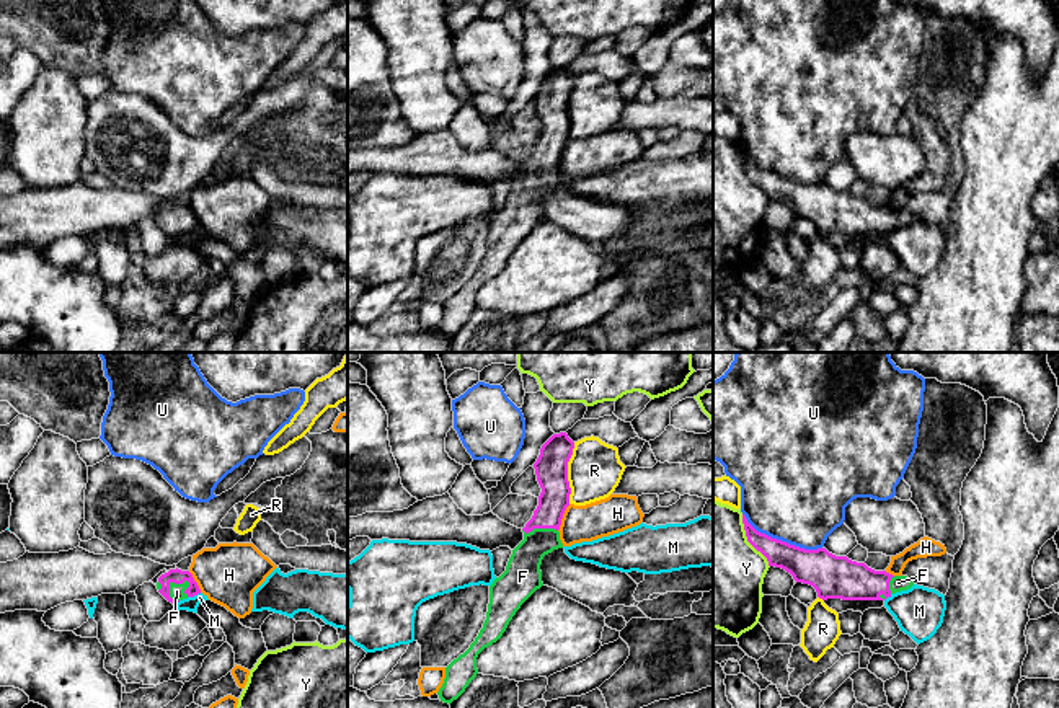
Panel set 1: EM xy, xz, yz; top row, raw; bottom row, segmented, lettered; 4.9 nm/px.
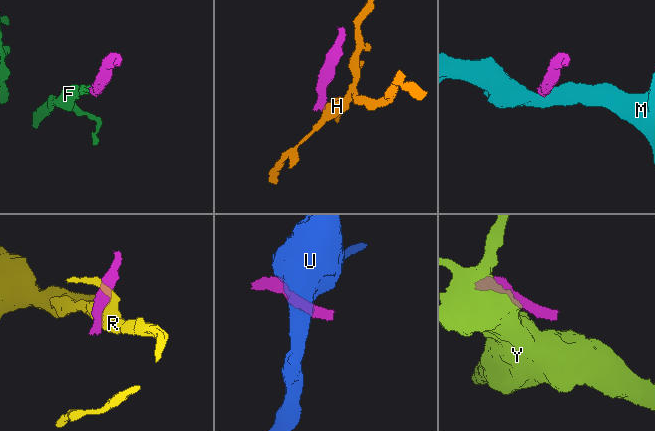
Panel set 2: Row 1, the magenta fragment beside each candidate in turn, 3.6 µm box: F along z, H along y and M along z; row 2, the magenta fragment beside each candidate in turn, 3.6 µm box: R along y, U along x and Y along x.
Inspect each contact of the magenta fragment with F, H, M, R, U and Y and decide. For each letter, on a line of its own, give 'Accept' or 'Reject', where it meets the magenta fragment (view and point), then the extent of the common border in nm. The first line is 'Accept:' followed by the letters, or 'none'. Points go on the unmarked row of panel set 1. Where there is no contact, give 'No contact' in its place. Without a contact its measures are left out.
Accept: F
F: Accept. Touches magenta at xy (173, 216). Shared border 130 nm
H: Reject. Touches magenta at xz (562, 152). Shared border 150 nm
M: Reject. Touches magenta at xy (194, 229). Shared border 80 nm
R: Reject. Touches magenta at xz (567, 108). Shared border 300 nm
U: Reject. Touches magenta at yz (780, 175). Shared border 440 nm
Y: Reject. Touches magenta at yz (748, 175). Shared border 300 nm

